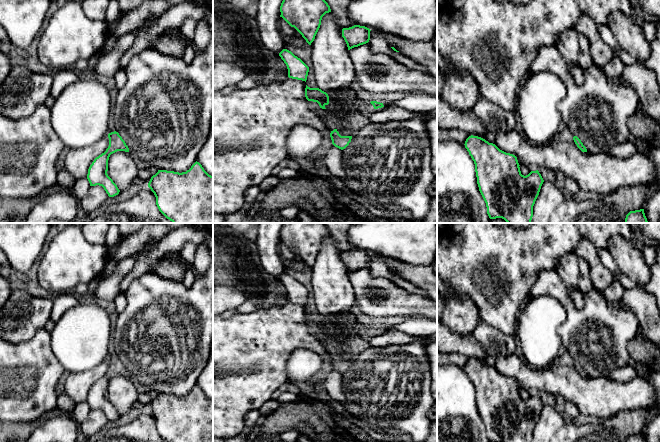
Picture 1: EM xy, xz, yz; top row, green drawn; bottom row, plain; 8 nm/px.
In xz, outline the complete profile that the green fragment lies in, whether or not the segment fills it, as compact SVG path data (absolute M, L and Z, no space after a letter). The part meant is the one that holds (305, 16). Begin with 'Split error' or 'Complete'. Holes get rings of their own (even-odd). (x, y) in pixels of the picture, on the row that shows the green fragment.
Complete. M283 0L280 12L280 17L311 45L320 28L322 17L331 12L331 9L325 0Z

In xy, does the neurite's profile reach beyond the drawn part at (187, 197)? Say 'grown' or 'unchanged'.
unchanged

